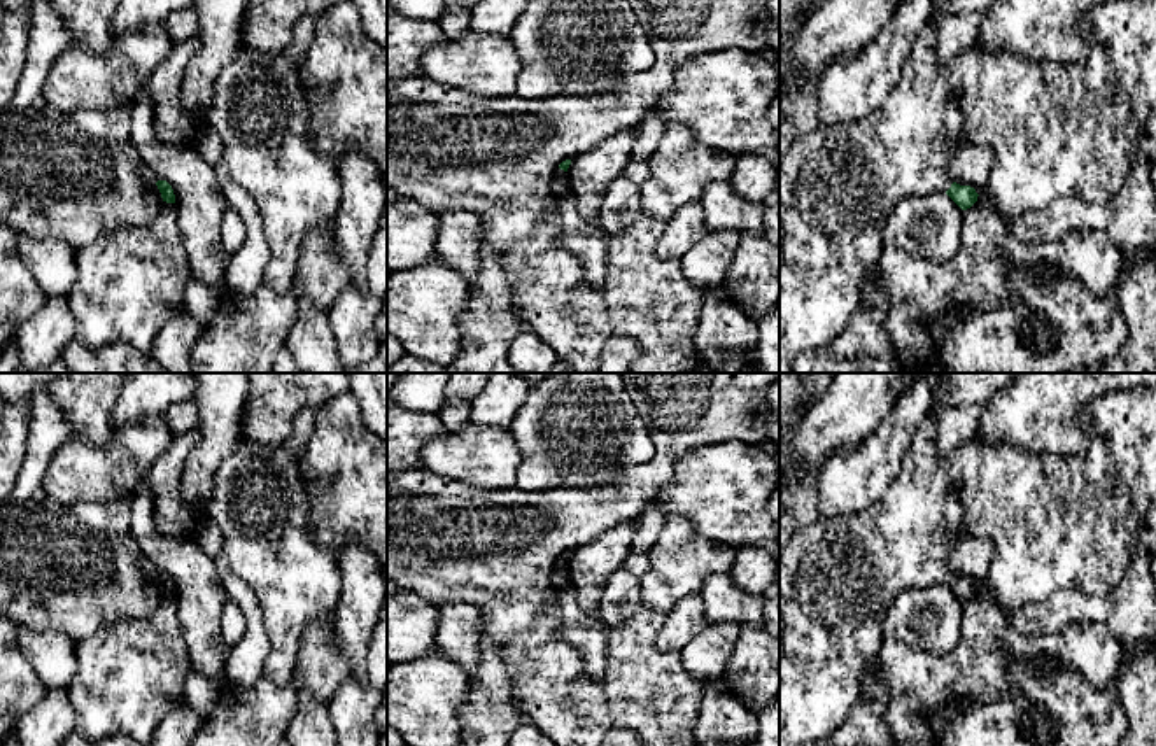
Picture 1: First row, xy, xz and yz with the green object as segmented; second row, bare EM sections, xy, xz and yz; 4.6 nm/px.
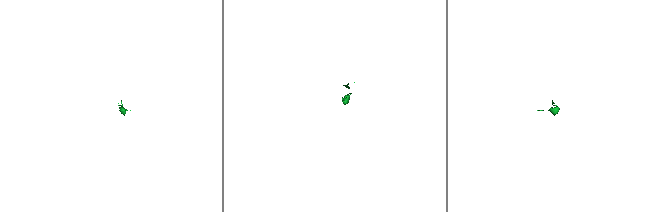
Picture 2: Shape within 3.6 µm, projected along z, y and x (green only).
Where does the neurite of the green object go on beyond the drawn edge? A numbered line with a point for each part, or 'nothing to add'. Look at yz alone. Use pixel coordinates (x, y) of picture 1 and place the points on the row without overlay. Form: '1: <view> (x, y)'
1: yz (838, 577)

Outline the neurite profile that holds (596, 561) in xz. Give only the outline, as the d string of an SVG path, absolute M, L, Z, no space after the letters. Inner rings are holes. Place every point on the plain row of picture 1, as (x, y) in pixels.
M636 522L617 525L576 548L569 560L571 587L582 609L597 616L610 576L624 566L634 541Z

